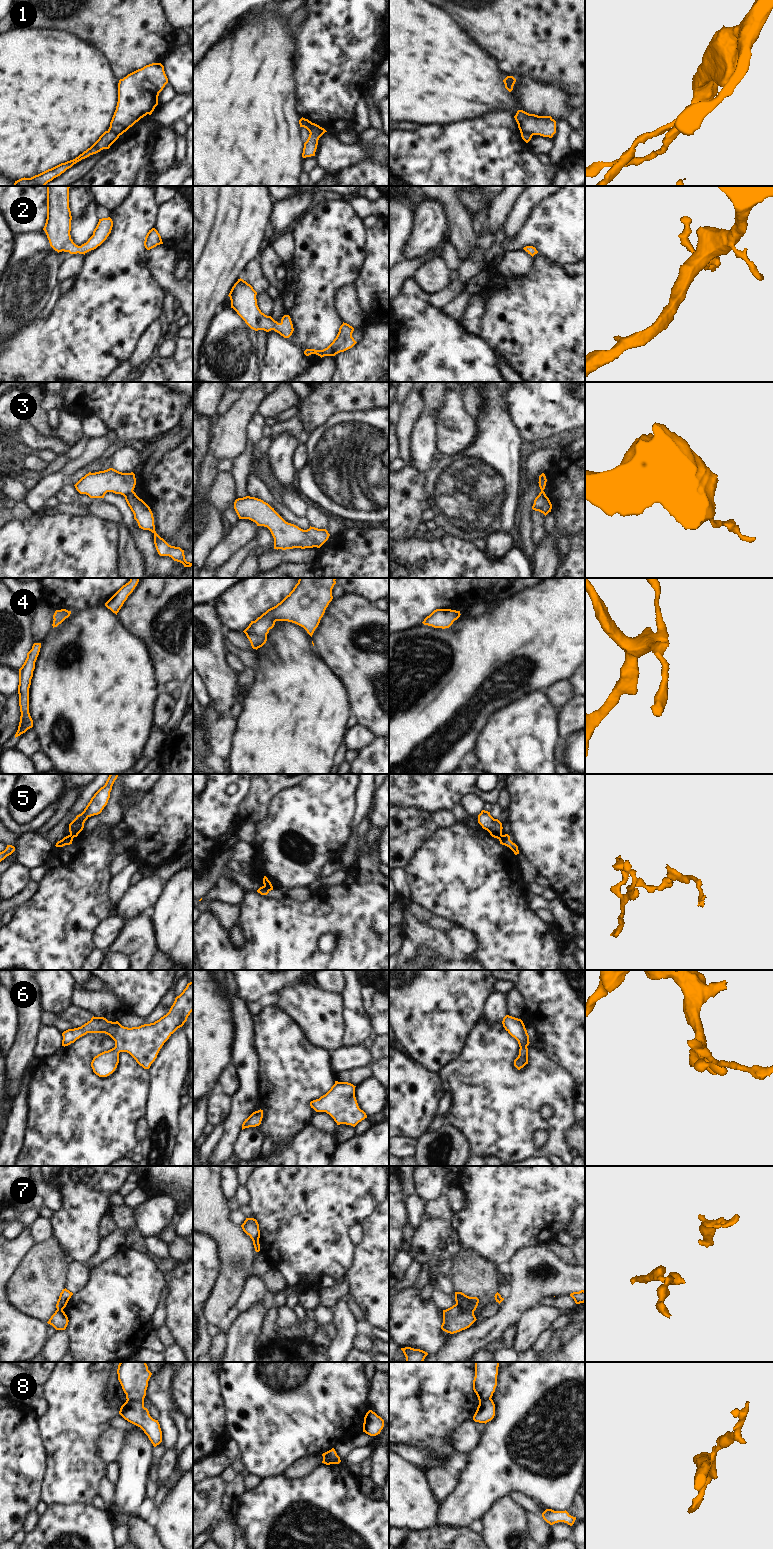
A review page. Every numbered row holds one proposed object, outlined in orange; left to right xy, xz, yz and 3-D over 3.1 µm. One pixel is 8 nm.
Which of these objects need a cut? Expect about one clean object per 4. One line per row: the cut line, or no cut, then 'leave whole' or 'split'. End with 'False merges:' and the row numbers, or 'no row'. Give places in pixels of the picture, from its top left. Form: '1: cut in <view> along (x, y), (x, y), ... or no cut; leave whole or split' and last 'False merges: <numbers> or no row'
1: cut in yz along (520, 130), (529, 132), (532, 135); split
2: no cut; leave whole
3: cut in xy along (132, 490), (124, 496); split
4: no cut; leave whole
5: cut in xz along (264, 884), (271, 889); split
6: no cut; leave whole
7: cut in yz along (456, 1303), (462, 1309), (468, 1309), (473, 1312); split
8: cut in xy along (127, 1398), (143, 1399); split
False merges: 1, 3, 5, 7, 8

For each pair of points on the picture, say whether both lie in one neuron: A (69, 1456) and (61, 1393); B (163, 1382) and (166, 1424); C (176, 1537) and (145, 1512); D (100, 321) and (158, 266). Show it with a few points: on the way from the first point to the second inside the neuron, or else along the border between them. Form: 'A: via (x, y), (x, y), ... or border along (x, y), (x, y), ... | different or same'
A: via (69, 1440), (69, 1409) | same
B: via (163, 1392), (165, 1414) | same
C: border along (155, 1508), (151, 1519) | different
D: border along (146, 265), (153, 277), (164, 289) | different

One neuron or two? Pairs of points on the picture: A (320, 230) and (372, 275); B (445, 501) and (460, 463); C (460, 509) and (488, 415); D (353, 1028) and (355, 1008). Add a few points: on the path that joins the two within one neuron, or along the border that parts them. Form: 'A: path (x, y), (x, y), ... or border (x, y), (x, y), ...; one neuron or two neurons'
A: border (365, 243), (362, 266), (352, 283); two neurons
B: path (454, 492), (460, 486), (460, 472); one neuron
C: path (464, 486), (488, 462), (488, 438); one neuron
D: path (355, 1023), (355, 1013); one neuron

